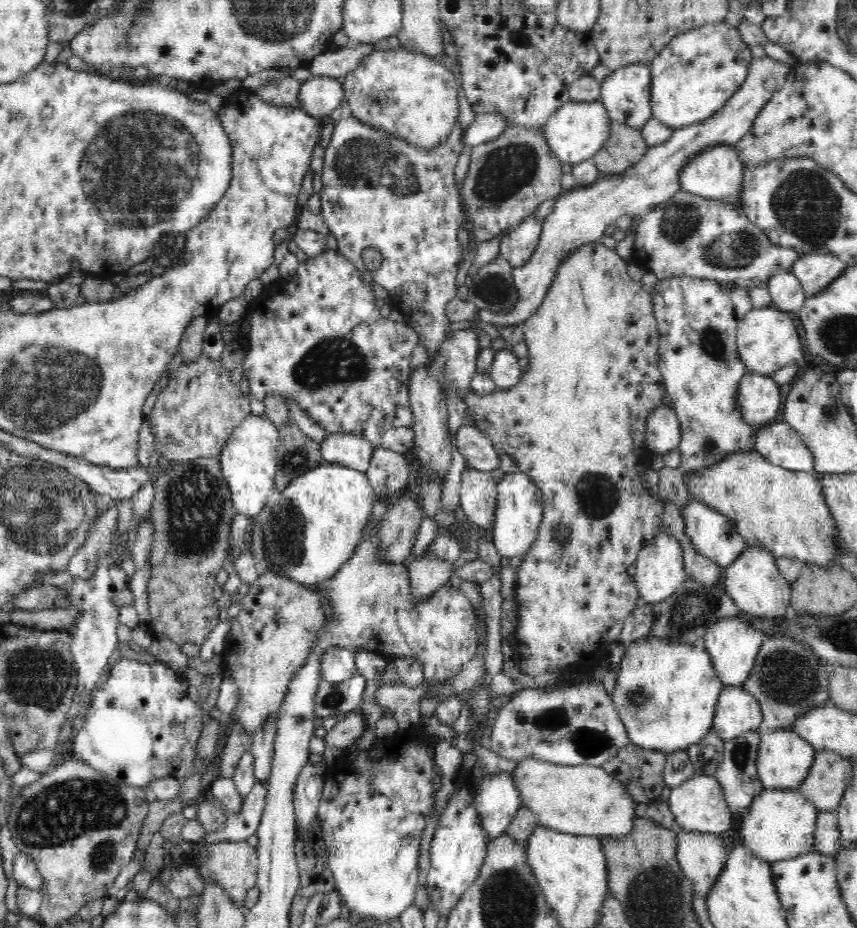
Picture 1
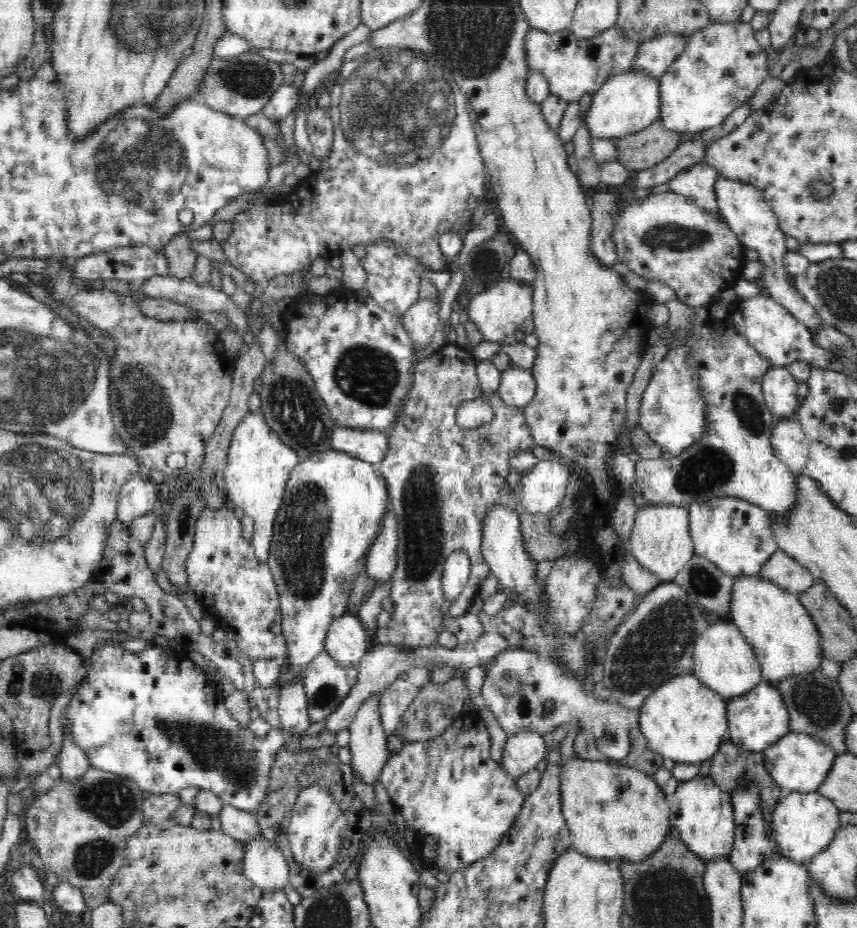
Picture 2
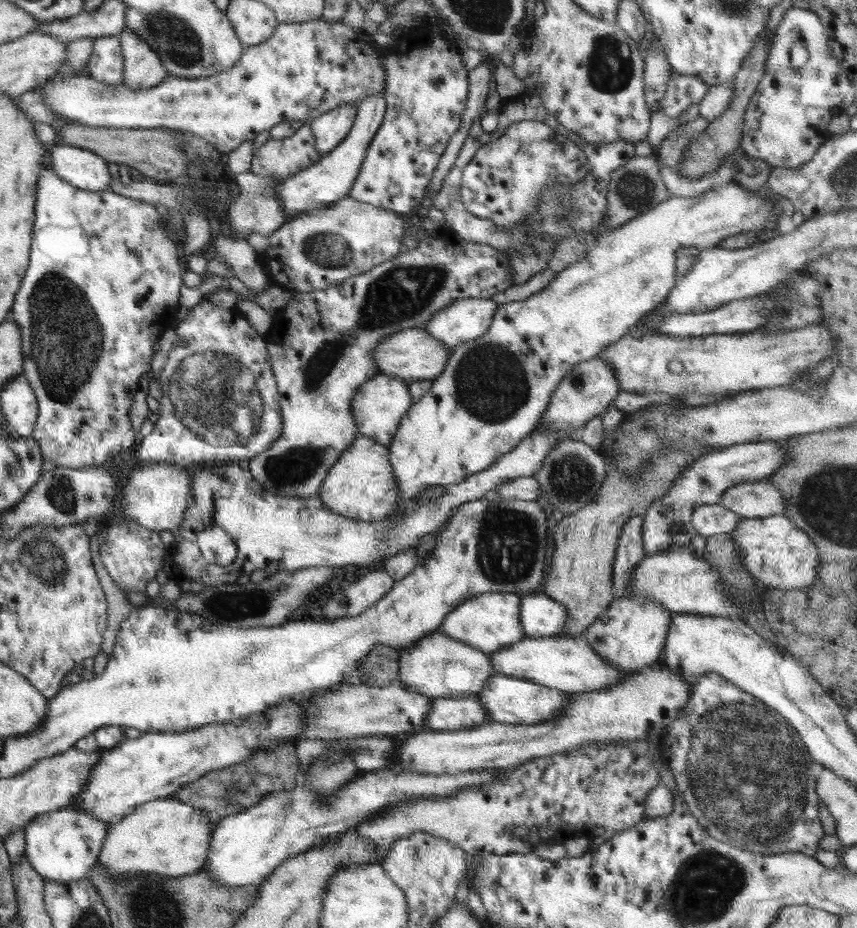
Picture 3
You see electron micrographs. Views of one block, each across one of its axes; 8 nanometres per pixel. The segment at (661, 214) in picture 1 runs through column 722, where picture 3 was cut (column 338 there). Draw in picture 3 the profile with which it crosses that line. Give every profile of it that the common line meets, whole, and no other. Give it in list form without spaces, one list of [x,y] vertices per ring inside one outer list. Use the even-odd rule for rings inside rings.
[[[348,195],[334,205],[288,219],[269,236],[269,251],[258,253],[258,263],[282,290],[293,294],[327,290],[394,258],[408,230],[400,213],[377,209]]]

